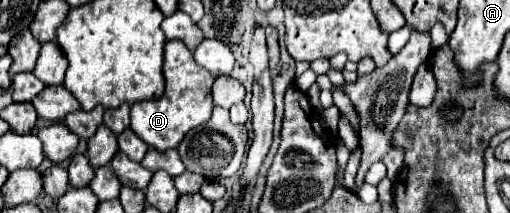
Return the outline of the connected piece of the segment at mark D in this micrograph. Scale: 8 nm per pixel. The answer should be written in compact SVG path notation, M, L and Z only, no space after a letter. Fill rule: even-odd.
M172 39L164 47L164 77L166 77L166 91L160 99L154 101L140 101L132 105L130 113L130 129L150 147L158 149L160 153L174 149L182 143L184 135L190 129L200 127L212 115L212 83L214 77L208 75L200 65L196 65L192 51L178 39Z

